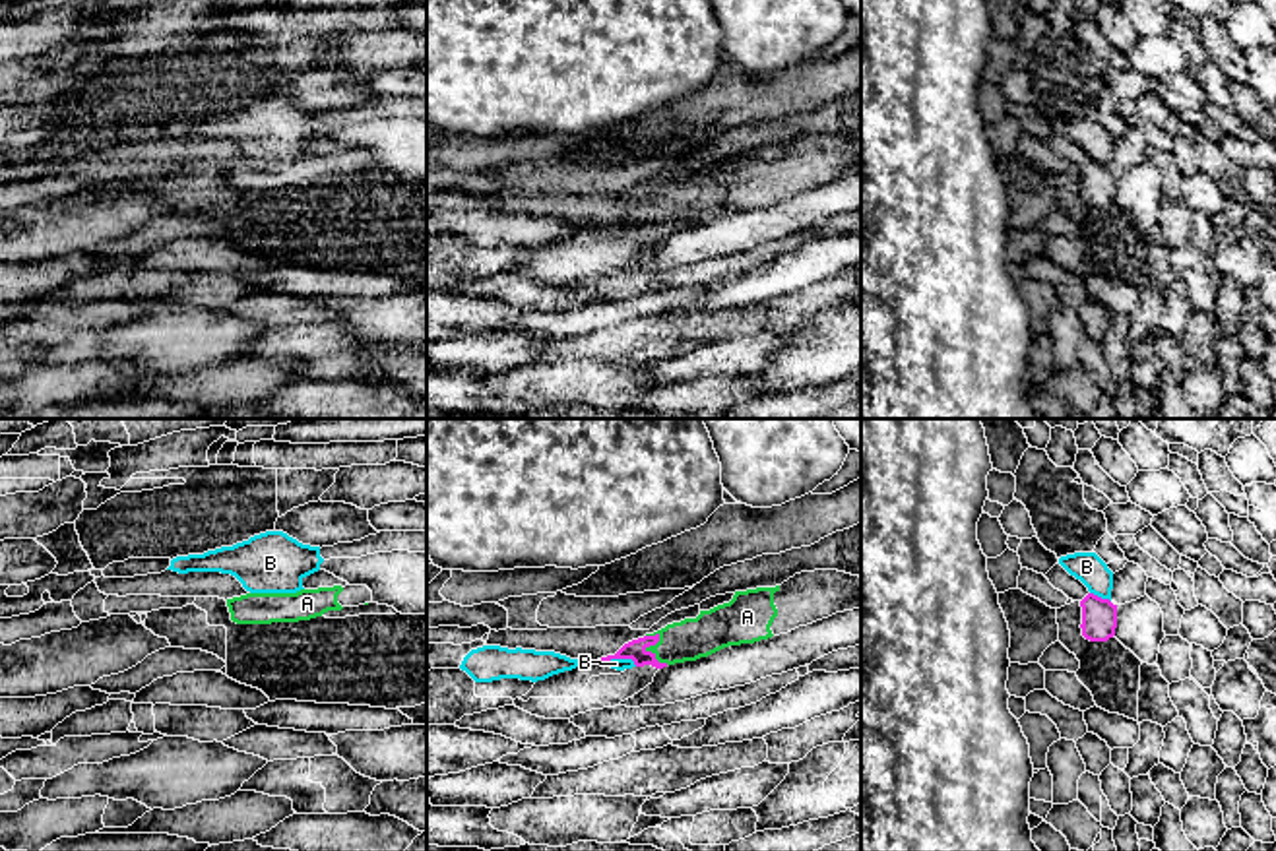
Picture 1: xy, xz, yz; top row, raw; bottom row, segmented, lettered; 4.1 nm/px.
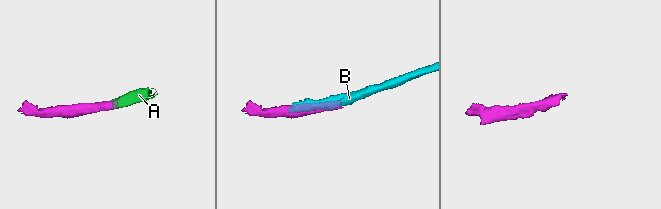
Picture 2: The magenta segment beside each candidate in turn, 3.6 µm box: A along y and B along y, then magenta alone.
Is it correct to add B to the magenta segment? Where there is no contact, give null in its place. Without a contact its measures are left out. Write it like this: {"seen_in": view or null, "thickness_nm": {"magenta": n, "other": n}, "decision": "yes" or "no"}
{"seen_in": "xz", "thickness_nm": {"magenta": 90, "other": 50}, "decision": "no"}

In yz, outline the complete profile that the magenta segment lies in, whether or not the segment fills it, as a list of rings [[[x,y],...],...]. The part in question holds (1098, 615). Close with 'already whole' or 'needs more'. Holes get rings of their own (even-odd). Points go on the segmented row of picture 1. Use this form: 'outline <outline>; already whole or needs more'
outline [[[1088,593],[1082,601],[1082,636],[1090,642],[1107,642],[1115,636],[1117,628],[1117,605],[1109,599],[1101,599]]]; already whole

